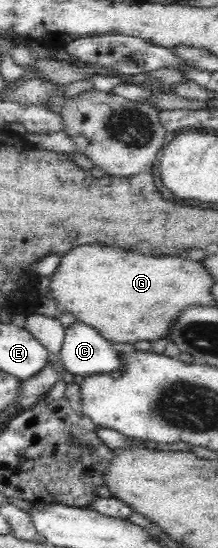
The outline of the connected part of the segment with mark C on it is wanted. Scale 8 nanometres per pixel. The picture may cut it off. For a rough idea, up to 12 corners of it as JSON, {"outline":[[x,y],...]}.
{"outline":[[94,327],[63,329],[58,356],[76,378],[111,373],[118,351]]}

